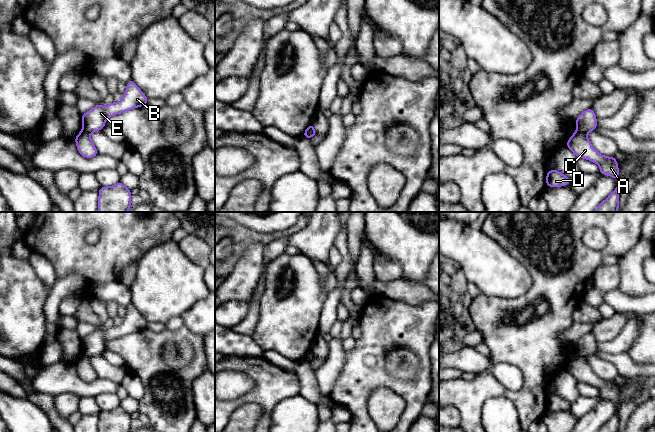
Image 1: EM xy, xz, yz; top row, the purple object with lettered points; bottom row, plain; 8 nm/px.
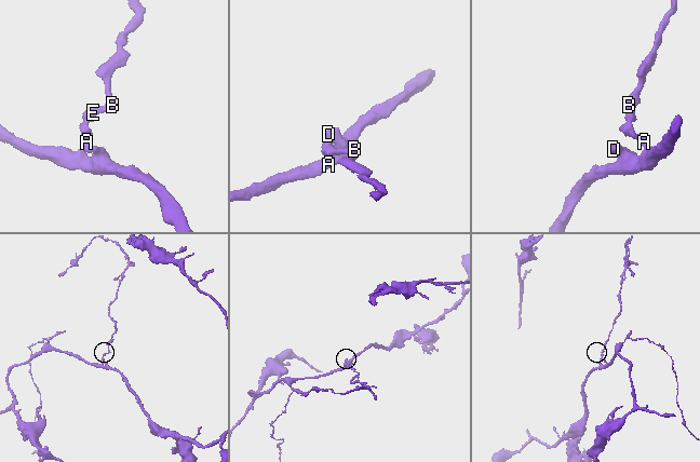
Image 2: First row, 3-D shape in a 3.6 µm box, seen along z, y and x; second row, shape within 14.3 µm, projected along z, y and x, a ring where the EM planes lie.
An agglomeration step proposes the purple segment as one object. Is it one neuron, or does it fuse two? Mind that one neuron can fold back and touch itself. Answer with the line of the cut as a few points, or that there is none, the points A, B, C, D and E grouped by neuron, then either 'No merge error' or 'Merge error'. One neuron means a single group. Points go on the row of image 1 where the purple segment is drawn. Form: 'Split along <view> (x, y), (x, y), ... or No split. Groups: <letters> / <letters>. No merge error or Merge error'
Split along yz (577, 129), (586, 133). Groups: A C D / B E. Merge error

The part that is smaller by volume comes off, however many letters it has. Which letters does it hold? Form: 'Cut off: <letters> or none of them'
Cut off: B, E

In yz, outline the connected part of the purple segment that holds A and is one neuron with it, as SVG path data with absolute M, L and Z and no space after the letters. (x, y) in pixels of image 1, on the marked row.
M576 131L566 145L577 158L582 157L600 167L600 174L608 175L618 180L619 170L615 157L606 157L598 153L587 138L587 133Z

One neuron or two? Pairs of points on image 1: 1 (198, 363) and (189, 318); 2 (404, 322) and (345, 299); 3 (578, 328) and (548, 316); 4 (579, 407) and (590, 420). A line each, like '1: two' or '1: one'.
1: two
2: two
3: two
4: two

